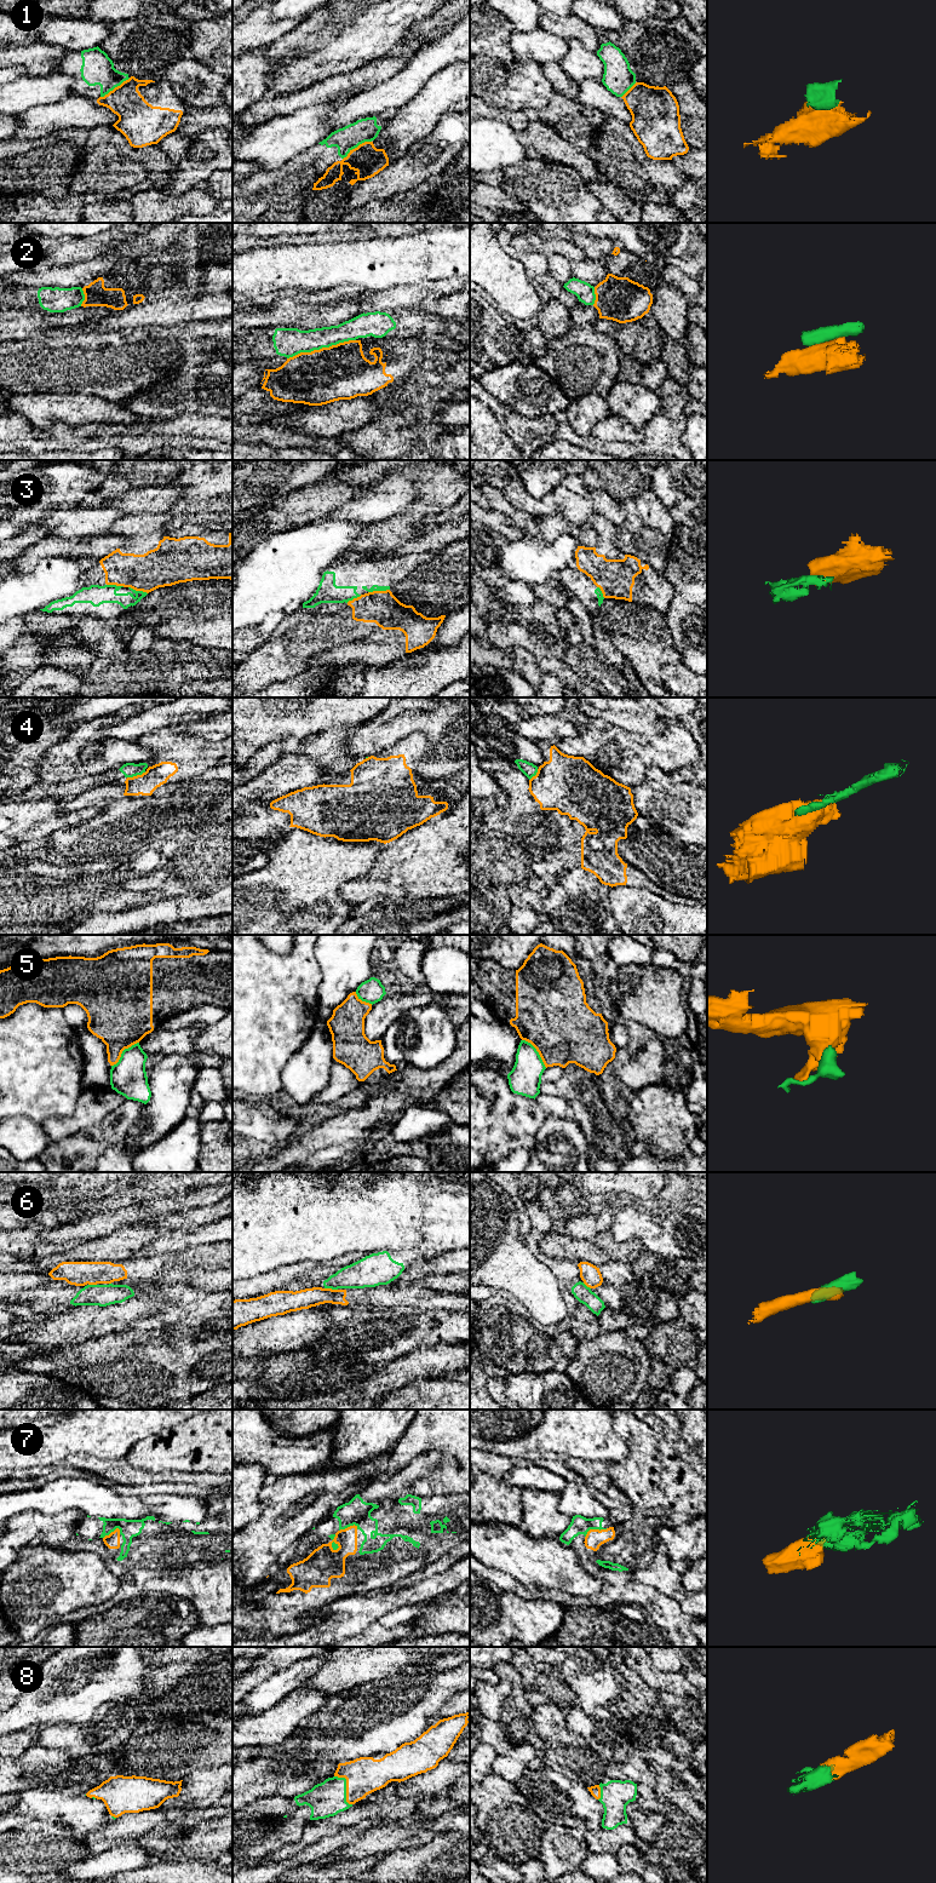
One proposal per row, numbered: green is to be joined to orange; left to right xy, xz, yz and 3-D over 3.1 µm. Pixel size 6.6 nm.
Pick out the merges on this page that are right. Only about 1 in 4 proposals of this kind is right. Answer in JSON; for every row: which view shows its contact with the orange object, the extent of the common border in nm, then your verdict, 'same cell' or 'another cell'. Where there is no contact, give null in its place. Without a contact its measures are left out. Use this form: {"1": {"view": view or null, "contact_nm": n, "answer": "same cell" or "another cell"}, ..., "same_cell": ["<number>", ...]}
{"1": {"view": "xz", "contact_nm": 220, "answer": "another cell"}, "2": {"view": "xz", "contact_nm": 480, "answer": "another cell"}, "3": {"view": "xz", "contact_nm": 150, "answer": "another cell"}, "4": {"view": "xy", "contact_nm": 130, "answer": "another cell"}, "5": {"view": "xy", "contact_nm": 240, "answer": "another cell"}, "6": {"view": "xz", "contact_nm": 90, "answer": "another cell"}, "7": {"view": "yz", "contact_nm": 160, "answer": "same cell"}, "8": {"view": "xz", "contact_nm": 240, "answer": "same cell"}, "same_cell": ["7", "8"]}

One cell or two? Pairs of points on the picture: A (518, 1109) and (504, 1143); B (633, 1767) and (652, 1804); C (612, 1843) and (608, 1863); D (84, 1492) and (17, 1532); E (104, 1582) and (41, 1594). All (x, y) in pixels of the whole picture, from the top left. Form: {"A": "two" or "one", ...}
{"A": "one", "B": "one", "C": "two", "D": "two", "E": "one"}

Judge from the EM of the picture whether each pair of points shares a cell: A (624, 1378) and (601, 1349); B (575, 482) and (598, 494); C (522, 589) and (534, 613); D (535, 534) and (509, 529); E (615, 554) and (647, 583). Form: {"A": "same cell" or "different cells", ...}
{"A": "same cell", "B": "same cell", "C": "same cell", "D": "different cells", "E": "same cell"}

